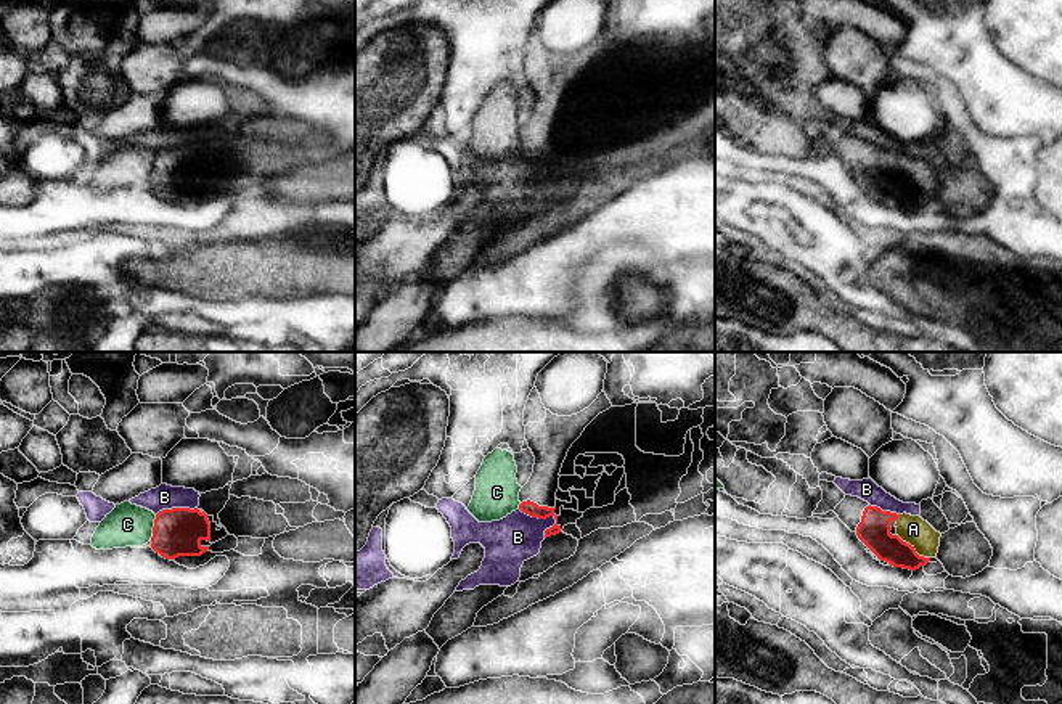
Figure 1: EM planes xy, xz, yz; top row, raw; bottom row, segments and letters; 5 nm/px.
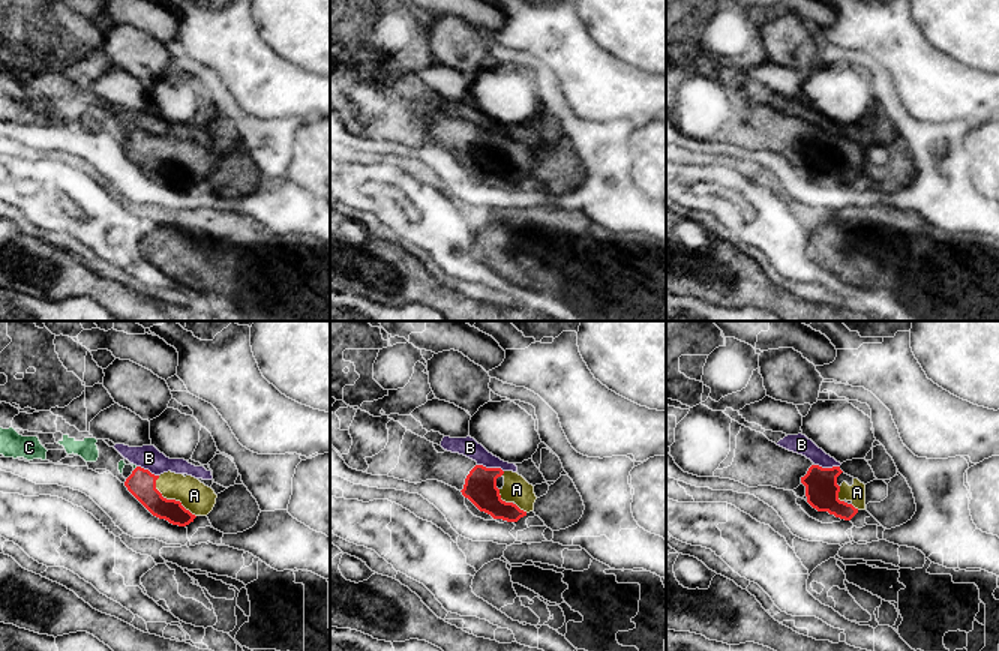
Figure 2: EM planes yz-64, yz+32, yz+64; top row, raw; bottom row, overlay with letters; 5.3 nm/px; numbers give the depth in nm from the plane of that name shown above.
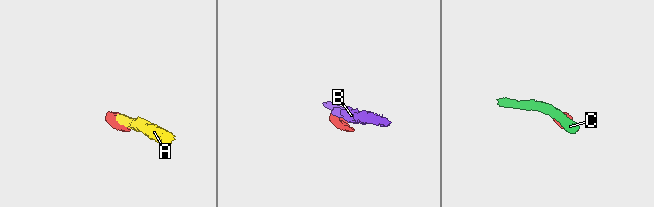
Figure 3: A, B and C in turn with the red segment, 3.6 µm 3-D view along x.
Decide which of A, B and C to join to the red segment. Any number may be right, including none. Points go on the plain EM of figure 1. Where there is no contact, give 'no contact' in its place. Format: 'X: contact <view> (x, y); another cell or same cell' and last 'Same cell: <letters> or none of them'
A: contact yz (913, 188); same cell
B: contact xz (539, 158); another cell
C: contact xy (153, 167); another cell
Same cell: A

